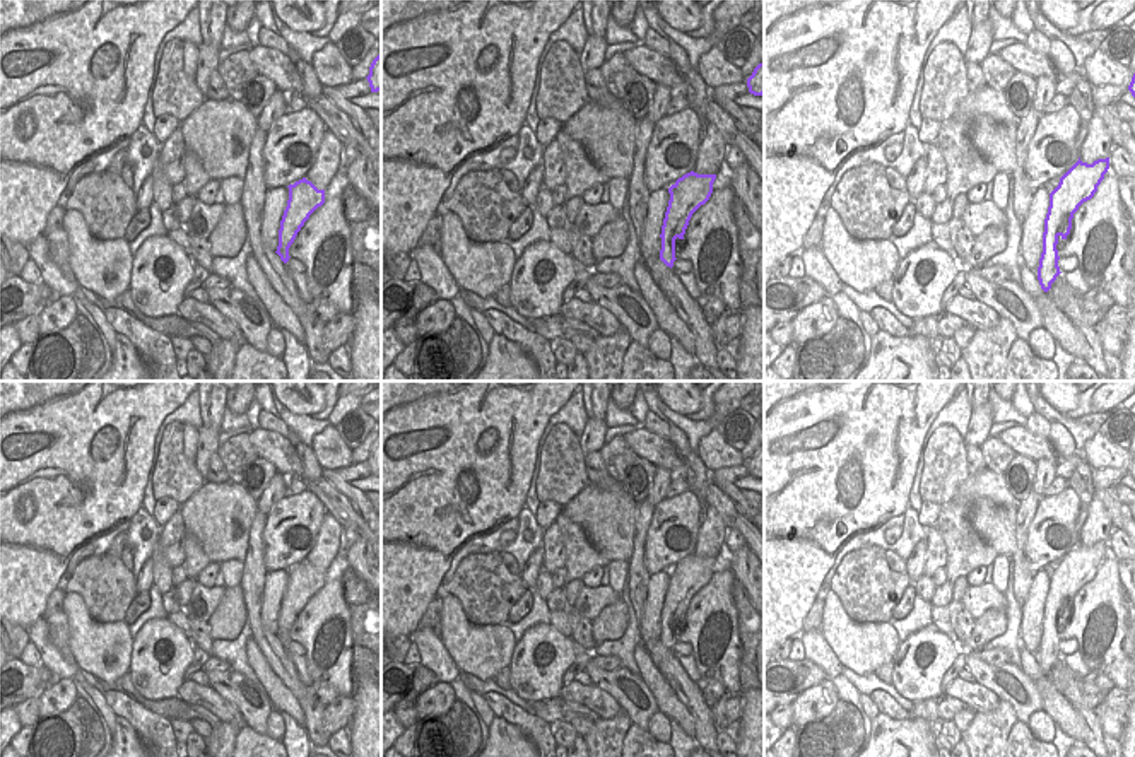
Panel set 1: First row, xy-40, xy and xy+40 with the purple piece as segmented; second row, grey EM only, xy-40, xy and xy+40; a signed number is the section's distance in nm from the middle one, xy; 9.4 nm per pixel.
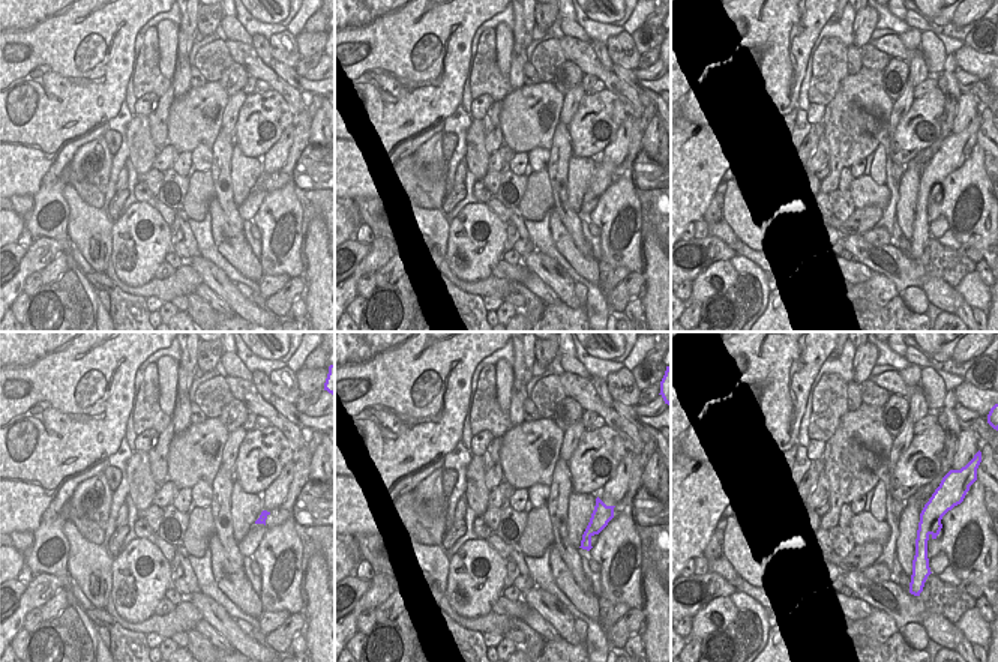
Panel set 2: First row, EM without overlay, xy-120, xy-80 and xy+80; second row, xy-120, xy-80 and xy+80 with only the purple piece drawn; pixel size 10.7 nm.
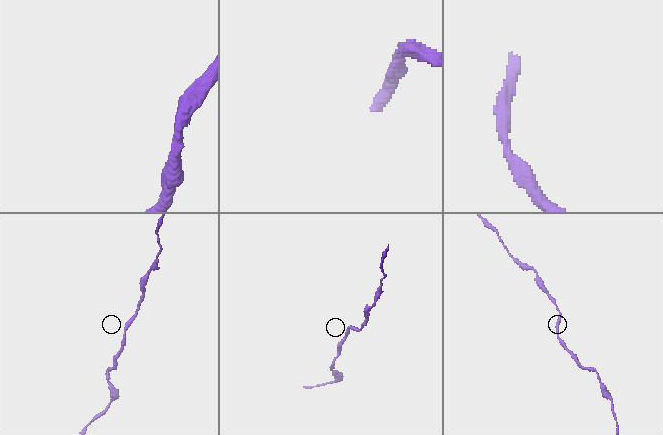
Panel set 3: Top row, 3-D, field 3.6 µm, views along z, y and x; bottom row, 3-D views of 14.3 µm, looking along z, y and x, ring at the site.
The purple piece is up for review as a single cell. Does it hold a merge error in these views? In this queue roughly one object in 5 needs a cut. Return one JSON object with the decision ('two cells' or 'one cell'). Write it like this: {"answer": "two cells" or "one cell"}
{"answer": "one cell"}

